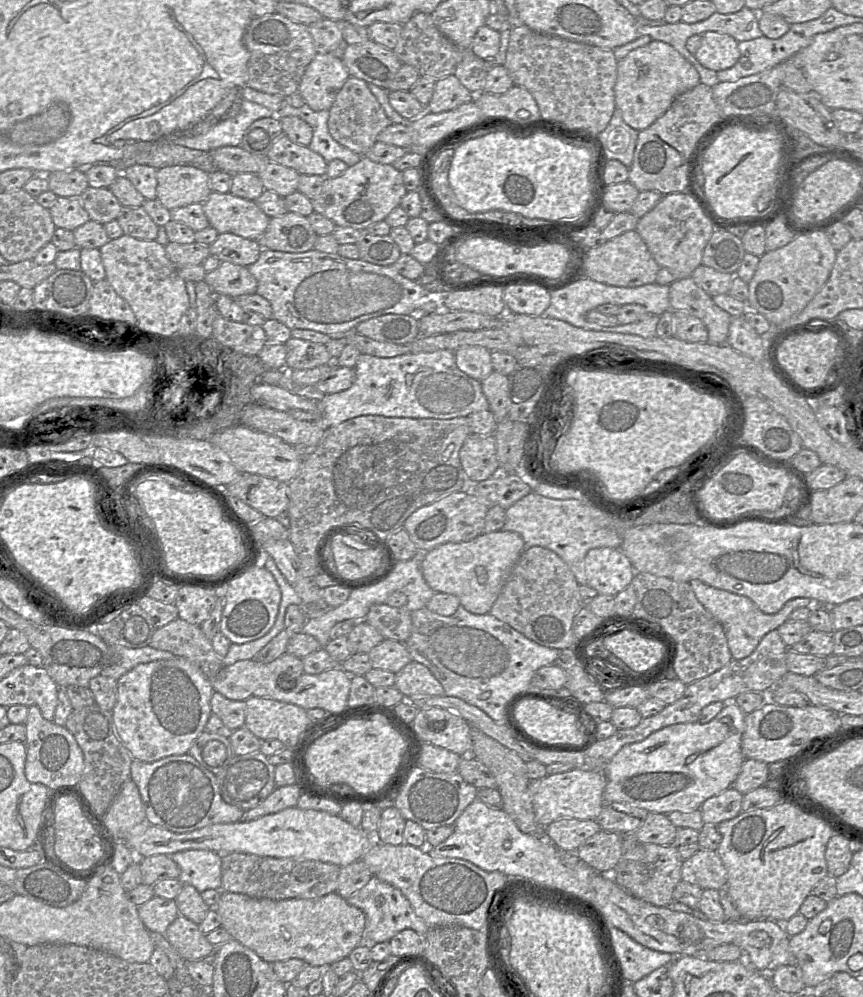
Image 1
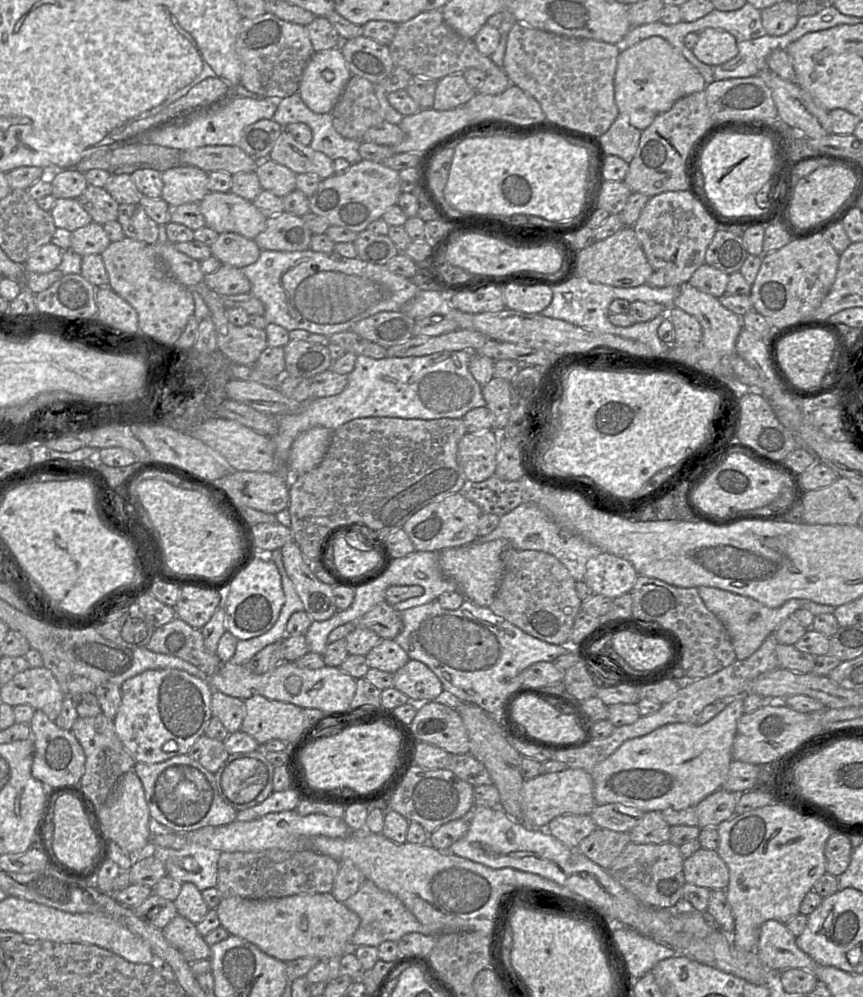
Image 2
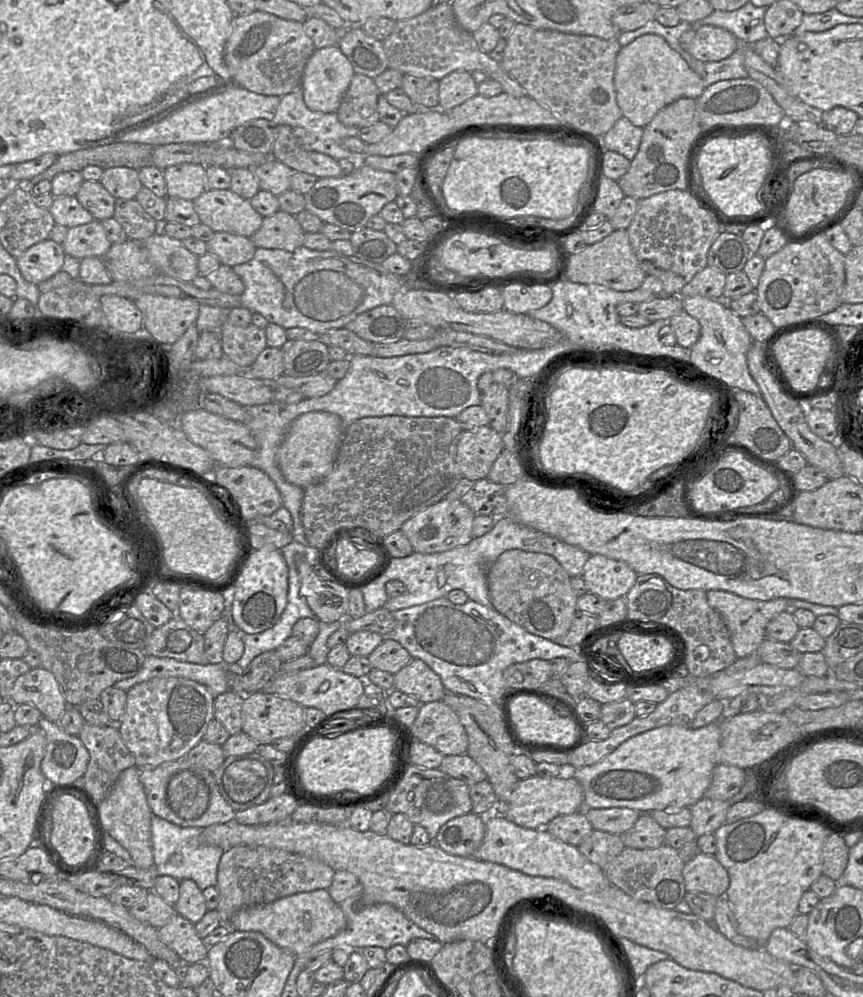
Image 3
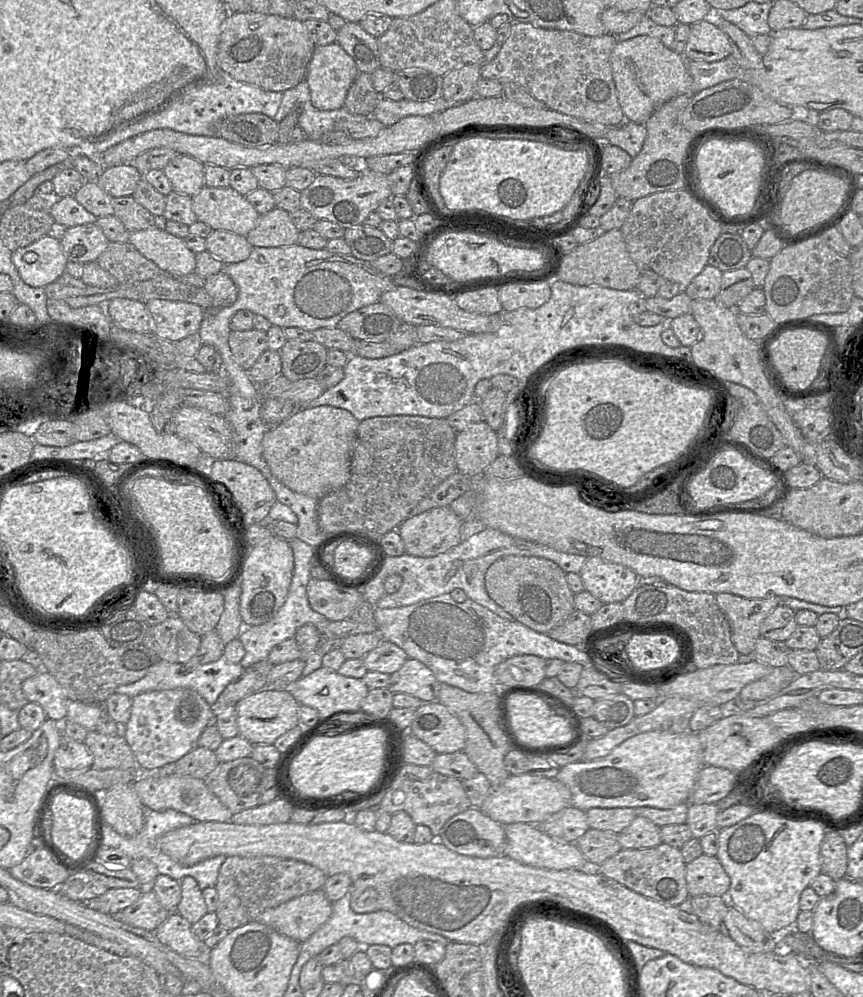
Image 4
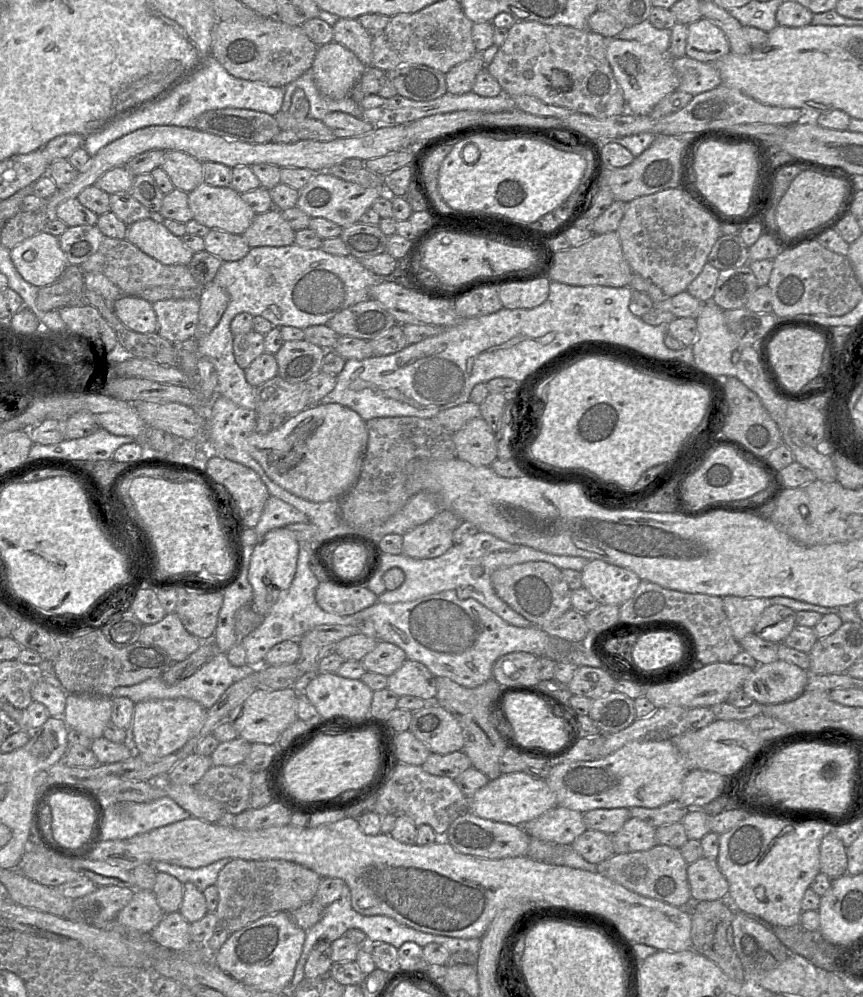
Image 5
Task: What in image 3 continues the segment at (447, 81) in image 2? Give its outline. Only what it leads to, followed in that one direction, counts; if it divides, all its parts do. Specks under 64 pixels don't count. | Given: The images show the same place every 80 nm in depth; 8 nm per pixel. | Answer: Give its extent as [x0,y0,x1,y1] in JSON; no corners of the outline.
[438,71,478,112]

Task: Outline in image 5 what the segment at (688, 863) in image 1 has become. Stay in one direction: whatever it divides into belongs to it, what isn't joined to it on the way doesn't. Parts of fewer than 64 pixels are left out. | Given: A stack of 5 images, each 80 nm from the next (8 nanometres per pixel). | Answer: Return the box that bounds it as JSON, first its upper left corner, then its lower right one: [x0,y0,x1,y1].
[687,857,729,902]

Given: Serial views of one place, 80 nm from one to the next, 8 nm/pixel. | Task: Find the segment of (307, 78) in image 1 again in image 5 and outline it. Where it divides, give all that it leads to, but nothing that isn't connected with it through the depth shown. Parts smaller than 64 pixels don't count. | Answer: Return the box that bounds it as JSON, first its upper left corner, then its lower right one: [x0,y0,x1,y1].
[311,41,366,100]

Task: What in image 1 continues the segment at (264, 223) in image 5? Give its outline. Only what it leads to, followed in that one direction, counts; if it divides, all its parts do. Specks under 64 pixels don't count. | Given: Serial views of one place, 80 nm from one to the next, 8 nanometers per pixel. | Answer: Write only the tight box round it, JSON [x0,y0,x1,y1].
[257,211,317,253]

